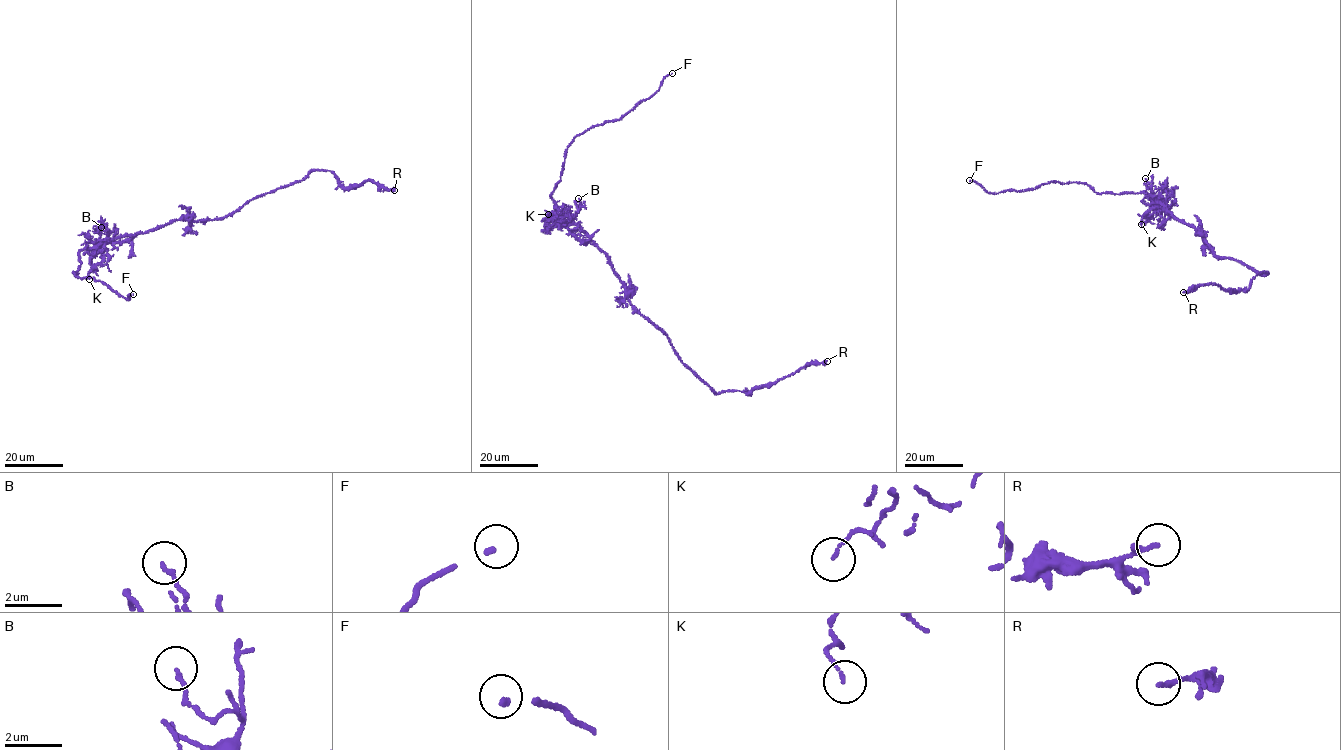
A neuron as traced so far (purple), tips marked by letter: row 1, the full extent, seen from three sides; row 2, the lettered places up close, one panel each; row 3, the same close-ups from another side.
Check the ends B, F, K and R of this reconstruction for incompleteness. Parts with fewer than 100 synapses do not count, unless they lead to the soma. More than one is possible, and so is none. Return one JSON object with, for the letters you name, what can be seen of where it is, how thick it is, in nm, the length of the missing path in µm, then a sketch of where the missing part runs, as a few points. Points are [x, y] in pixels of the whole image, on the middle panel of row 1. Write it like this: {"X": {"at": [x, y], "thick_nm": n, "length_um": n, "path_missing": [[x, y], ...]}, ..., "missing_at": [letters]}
{"F": {"at": [672, 73], "thick_nm": 140, "length_um": 15, "path_missing": [[672, 73], [696, 64], [694, 54]]}, "missing_at": ["F"]}

